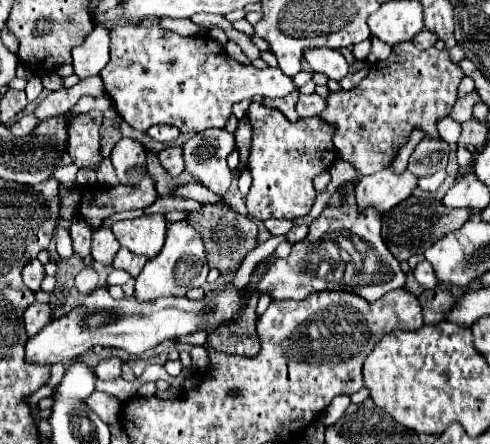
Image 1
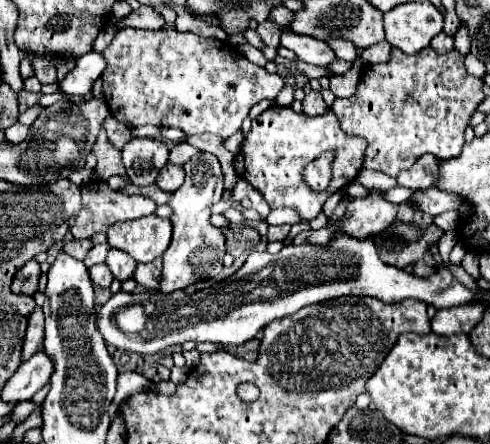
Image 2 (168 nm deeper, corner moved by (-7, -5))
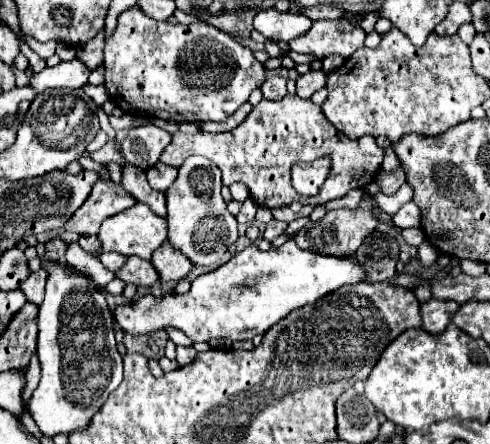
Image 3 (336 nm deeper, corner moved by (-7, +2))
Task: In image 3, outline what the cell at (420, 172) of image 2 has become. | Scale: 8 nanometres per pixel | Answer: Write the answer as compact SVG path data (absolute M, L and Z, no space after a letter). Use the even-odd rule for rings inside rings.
M400 168L400 170L394 170L394 172L380 172L374 180L380 186L382 194L394 194L406 182L406 174Z

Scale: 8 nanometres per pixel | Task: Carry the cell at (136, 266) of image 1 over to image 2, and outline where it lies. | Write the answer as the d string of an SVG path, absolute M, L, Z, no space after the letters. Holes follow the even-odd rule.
M138 263L138 265L136 265L136 271L134 271L134 281L136 281L138 285L142 285L144 289L158 289L158 279L156 279L156 275L154 275L152 263L150 263L150 265Z

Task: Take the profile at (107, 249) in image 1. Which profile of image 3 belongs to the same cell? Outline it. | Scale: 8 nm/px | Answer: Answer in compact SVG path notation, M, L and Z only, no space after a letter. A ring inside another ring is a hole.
M130 256L126 260L126 264L116 272L116 278L124 280L126 284L136 284L136 286L144 286L150 288L154 282L160 280L156 268L152 268L152 262L142 260L138 256Z

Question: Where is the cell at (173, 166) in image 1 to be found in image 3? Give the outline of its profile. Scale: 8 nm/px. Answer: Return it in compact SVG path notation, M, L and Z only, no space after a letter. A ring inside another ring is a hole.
M156 162L152 168L146 170L146 178L148 178L148 184L154 188L154 190L166 190L178 176L178 170L176 168L170 168L162 162Z

